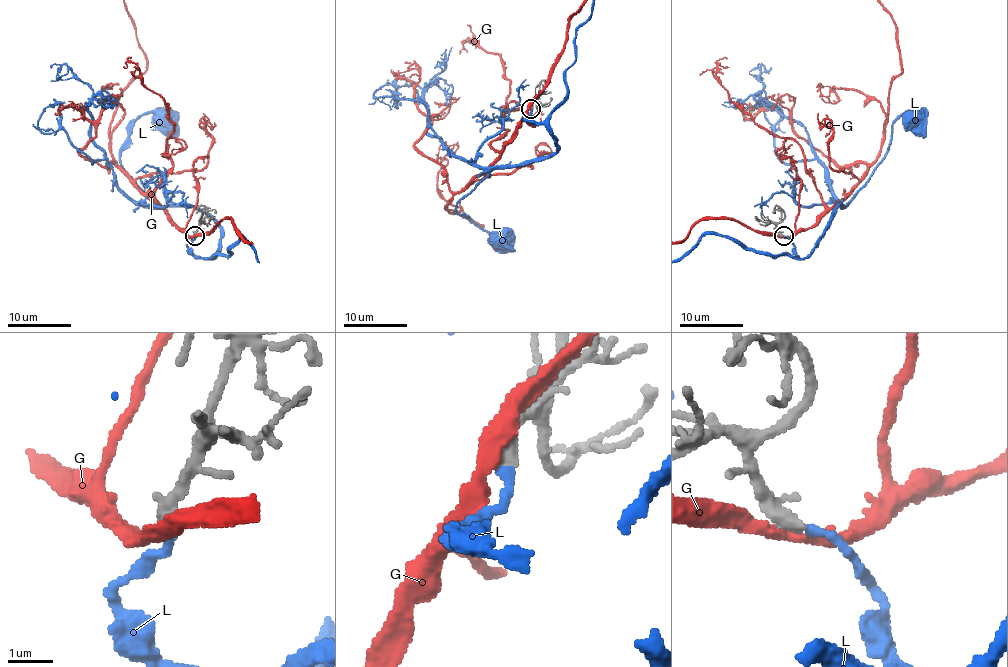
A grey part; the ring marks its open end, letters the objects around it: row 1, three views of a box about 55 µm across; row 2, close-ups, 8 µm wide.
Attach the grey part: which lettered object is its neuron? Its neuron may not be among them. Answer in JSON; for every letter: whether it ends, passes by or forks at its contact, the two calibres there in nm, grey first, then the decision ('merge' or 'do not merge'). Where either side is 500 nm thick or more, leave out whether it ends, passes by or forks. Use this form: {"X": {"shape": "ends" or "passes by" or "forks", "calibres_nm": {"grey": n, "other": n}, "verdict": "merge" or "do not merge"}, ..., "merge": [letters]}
{"G": {"shape": "passes by", "calibres_nm": {"grey": 440, "other": 320}, "verdict": "do not merge"}, "L": {"shape": "ends", "calibres_nm": {"grey": 440, "other": 200}, "verdict": "merge"}, "merge": ["L"]}

